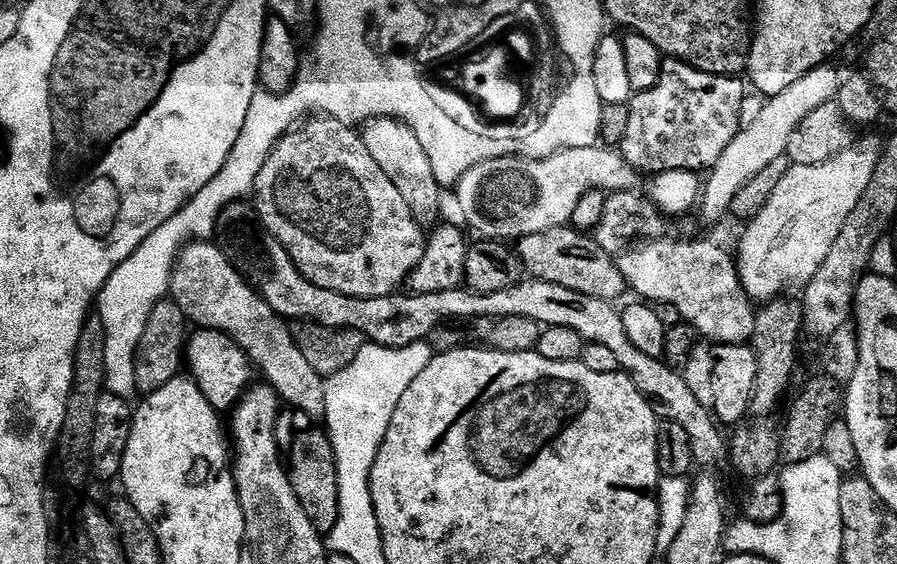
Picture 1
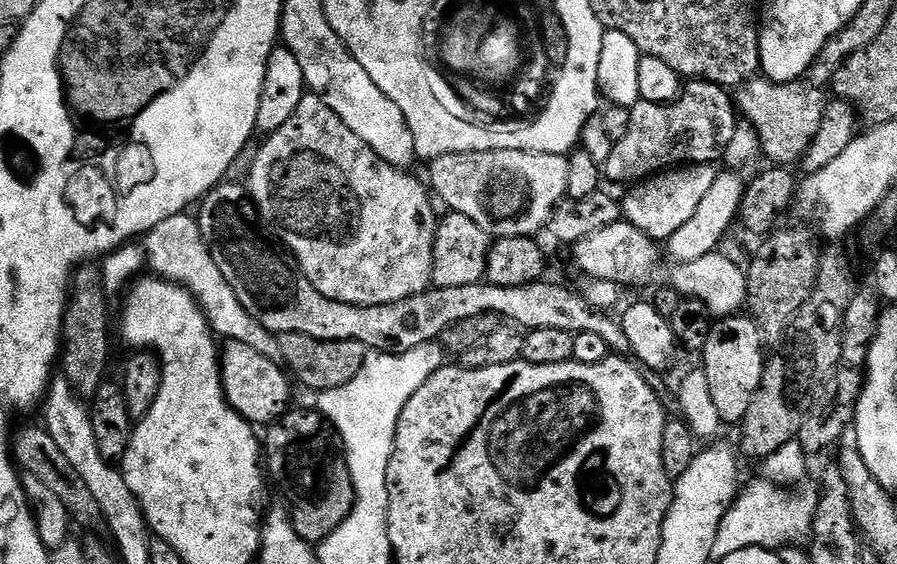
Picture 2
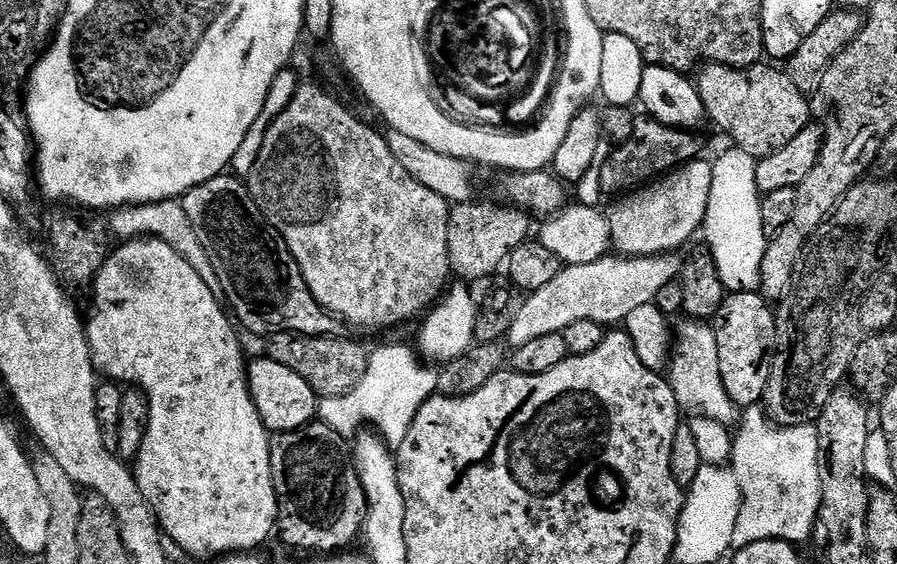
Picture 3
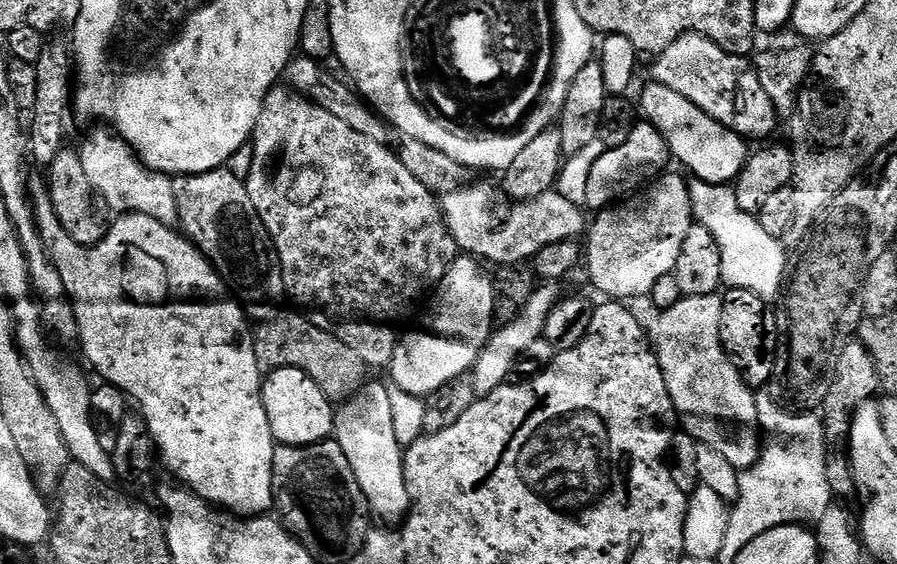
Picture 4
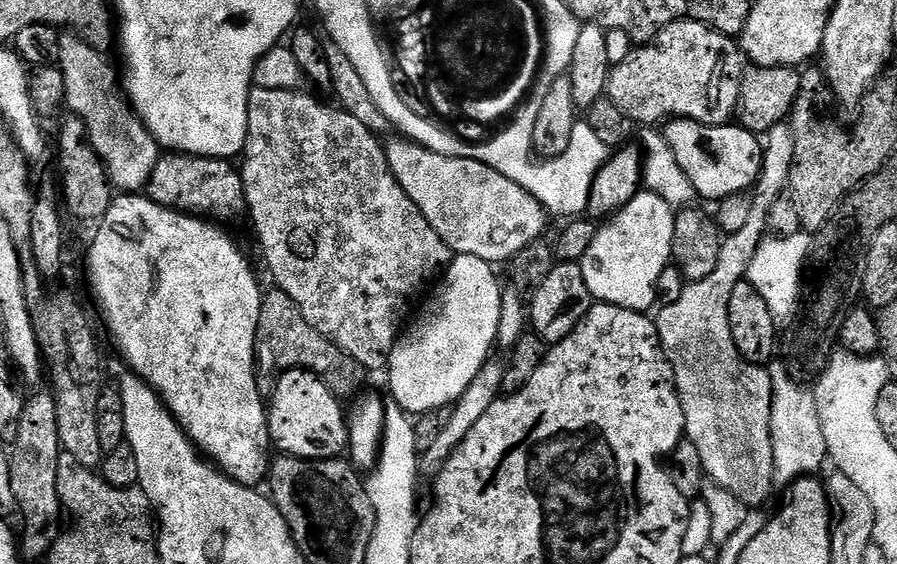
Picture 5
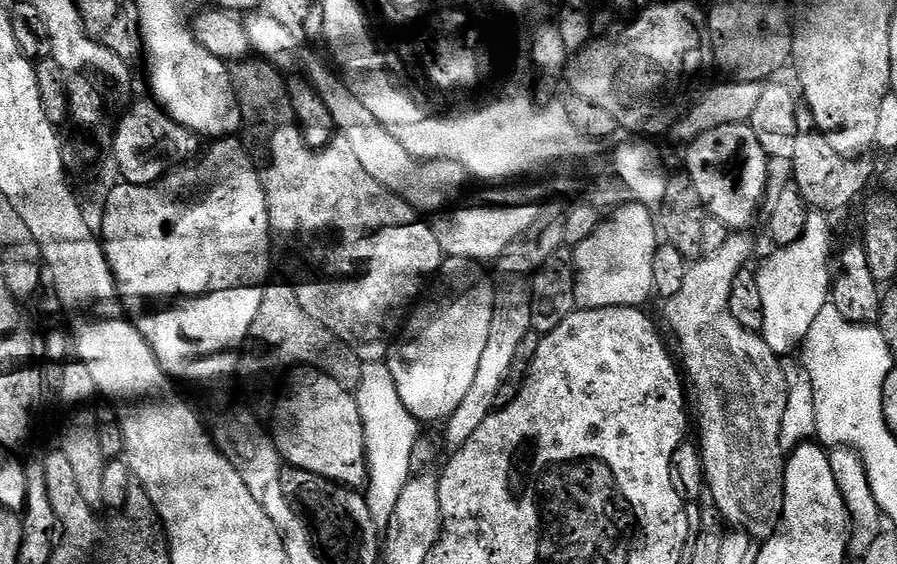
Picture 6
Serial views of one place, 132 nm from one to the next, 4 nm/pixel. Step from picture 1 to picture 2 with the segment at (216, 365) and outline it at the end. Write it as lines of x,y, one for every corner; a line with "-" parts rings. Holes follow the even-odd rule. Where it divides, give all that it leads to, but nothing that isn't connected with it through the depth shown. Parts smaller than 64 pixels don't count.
224,340
219,349
219,354
220,381
224,387
224,396
228,400
228,405
243,420
247,420
253,426
261,426
260,424
264,424
263,426
275,425
289,411
288,403
292,400
293,381
290,379
289,373
277,361
266,358
266,354
258,354
258,350
254,350
254,346
246,346
246,342

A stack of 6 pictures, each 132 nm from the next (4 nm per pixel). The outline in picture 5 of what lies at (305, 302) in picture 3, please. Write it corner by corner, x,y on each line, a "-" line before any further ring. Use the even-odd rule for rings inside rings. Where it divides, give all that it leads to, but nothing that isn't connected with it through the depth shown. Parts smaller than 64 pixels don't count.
164,154
150,174
146,195
148,199
163,208
174,208
189,216
211,218
216,222
232,220
244,216
244,180
240,168
231,159
215,156
186,156
183,154

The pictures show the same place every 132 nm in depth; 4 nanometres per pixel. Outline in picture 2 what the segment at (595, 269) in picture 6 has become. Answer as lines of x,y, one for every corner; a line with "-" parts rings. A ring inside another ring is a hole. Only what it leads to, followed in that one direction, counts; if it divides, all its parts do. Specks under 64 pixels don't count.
715,163
686,164
671,170
656,173
648,179
639,181
627,189
622,197
622,216
627,223
634,225
642,234
657,242
667,242
674,234
694,218
694,210
698,210
702,198
714,186
718,175

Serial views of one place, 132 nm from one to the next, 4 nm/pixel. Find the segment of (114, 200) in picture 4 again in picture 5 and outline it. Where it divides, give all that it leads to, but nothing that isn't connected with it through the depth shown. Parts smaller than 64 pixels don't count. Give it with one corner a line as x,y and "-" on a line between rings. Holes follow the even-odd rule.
61,35
56,64
62,70
62,78
66,82
64,102
67,111
82,118
90,142
98,158
102,158
113,189
124,194
140,194
147,189
148,179
150,174
154,174
154,166
160,161
162,149
128,103
117,65
115,68
108,59
105,53
94,50
94,46
79,36

